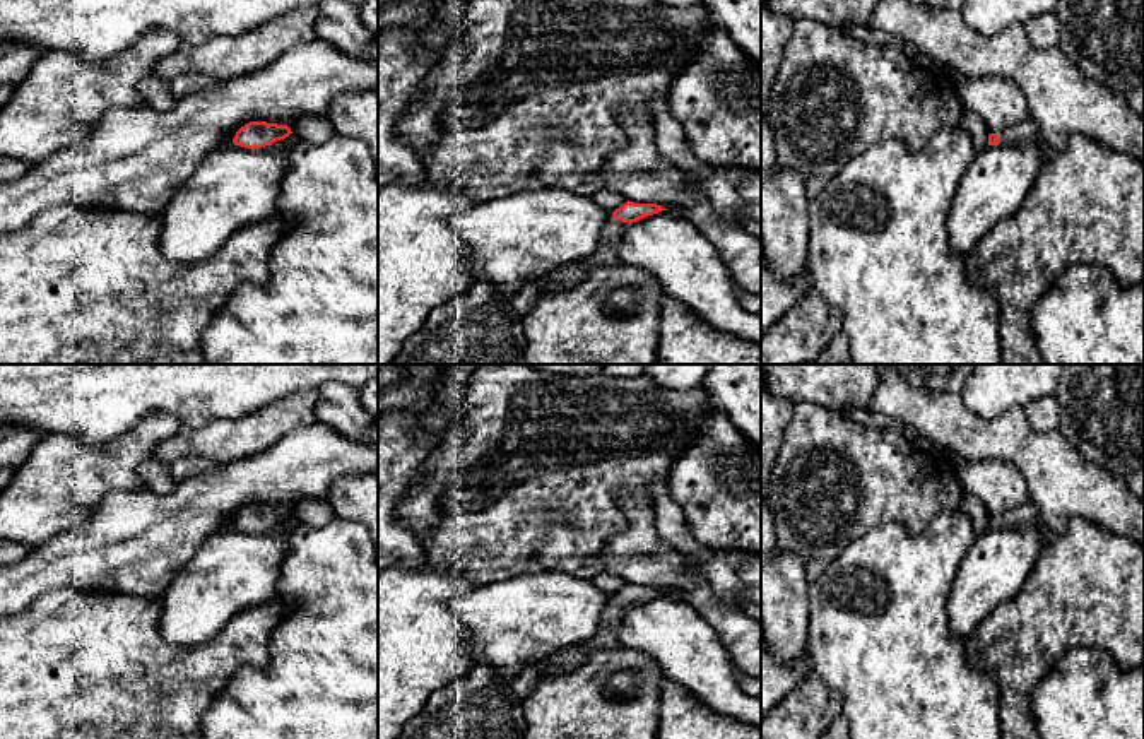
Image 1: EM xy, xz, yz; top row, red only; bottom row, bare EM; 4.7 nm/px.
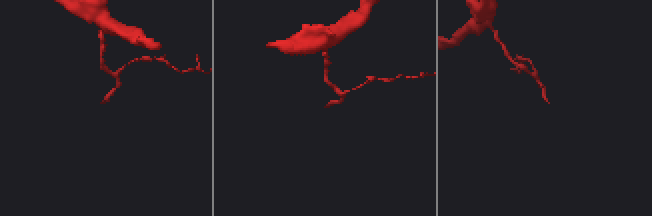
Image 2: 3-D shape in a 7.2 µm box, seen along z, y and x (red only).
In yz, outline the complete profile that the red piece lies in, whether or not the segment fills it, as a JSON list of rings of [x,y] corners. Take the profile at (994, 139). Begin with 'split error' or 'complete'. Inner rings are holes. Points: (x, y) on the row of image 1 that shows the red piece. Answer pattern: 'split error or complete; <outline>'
split error; [[[1026,118],[1023,123],[1009,127],[1000,135],[997,133],[988,135],[988,145],[999,145],[999,144],[1014,145],[1026,140],[1035,140],[1040,145],[1040,154],[1043,163],[1052,156],[1031,118]]]

